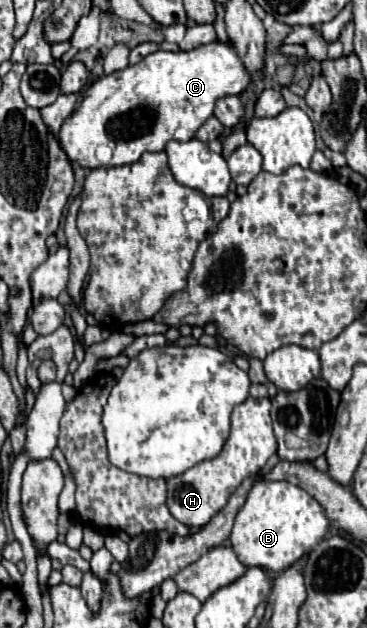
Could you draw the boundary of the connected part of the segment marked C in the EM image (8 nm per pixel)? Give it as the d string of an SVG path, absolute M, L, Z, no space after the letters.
M208 43L192 51L178 53L158 49L156 53L150 53L146 59L132 67L96 79L88 87L88 93L80 99L72 115L62 123L58 133L60 147L72 163L78 163L84 169L106 169L136 163L144 151L162 151L164 145L172 139L192 139L198 127L212 115L214 101L224 95L240 95L250 85L250 81L252 77L242 67L230 43Z

